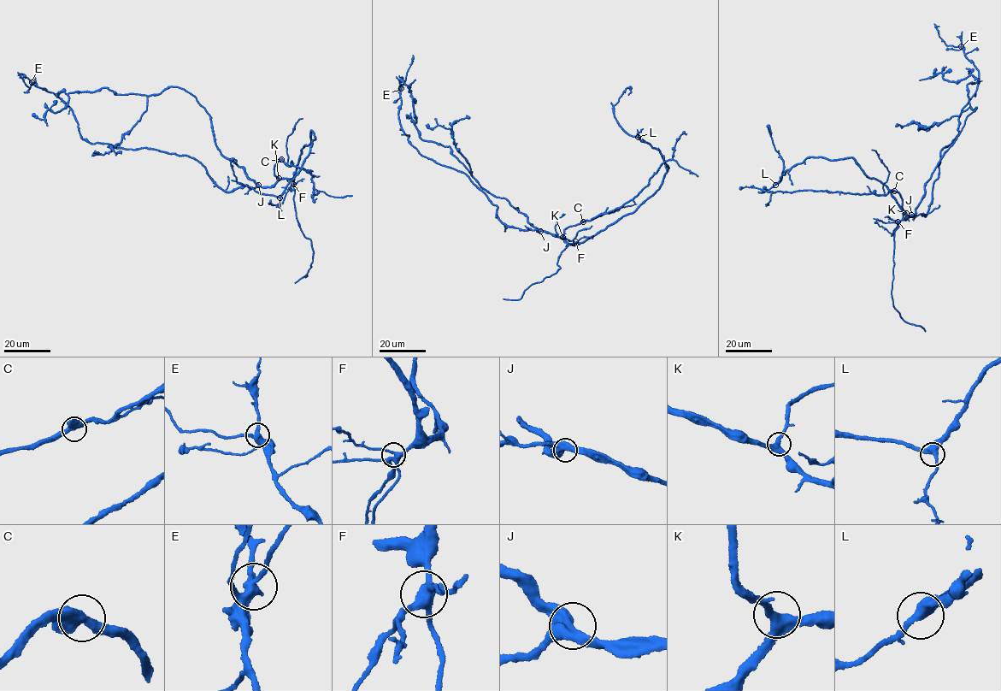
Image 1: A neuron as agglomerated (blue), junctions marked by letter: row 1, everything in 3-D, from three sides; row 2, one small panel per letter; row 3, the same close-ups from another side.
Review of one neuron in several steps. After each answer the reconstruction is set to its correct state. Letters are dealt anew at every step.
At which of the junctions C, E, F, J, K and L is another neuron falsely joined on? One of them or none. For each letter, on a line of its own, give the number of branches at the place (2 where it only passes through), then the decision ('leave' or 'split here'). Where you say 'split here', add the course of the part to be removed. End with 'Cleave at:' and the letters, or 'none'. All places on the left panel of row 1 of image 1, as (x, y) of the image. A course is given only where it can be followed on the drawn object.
C: branches 3; leave
E: branches 4; leave
F: branches 4; leave
J: branches 3; leave
K: branches 3; leave
L: branches 3; leave
Cleave at: none

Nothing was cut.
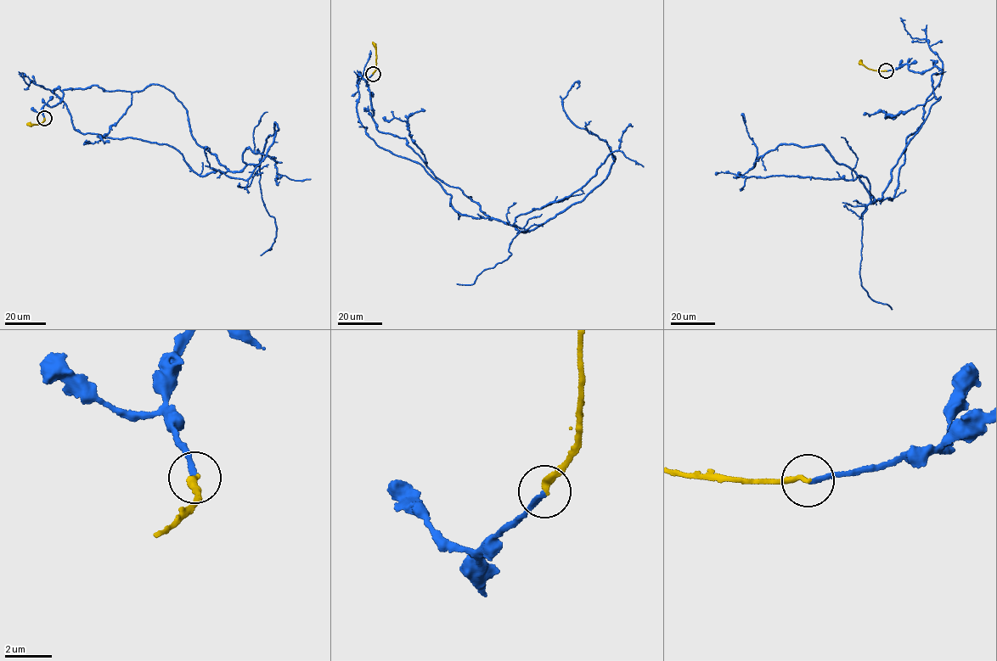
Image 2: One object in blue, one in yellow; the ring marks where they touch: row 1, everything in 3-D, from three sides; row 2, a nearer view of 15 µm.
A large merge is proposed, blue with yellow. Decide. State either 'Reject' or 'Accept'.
Accept

